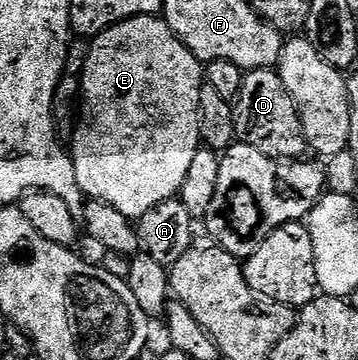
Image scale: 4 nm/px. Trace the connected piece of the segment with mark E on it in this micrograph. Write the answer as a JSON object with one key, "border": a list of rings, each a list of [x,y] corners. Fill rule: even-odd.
{"border":[[[133,16],[130,20],[122,20],[118,24],[113,24],[108,30],[104,30],[98,36],[93,37],[86,50],[86,61],[80,77],[80,115],[77,117],[76,127],[72,132],[74,145],[69,145],[68,148],[70,155],[74,158],[76,182],[80,186],[83,197],[104,202],[108,206],[120,210],[120,214],[131,218],[142,216],[152,206],[156,206],[160,202],[175,199],[181,193],[184,177],[188,175],[188,169],[192,166],[192,158],[196,158],[200,147],[200,141],[198,141],[198,128],[200,129],[198,107],[200,106],[200,90],[203,87],[203,61],[196,59],[179,42],[178,37],[168,27],[165,19],[158,16]]]}

